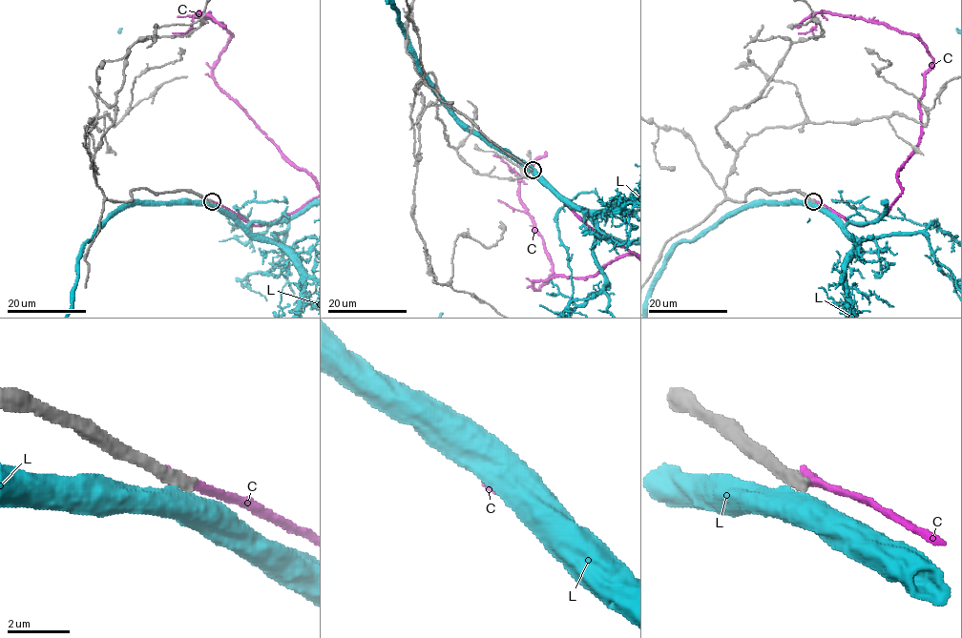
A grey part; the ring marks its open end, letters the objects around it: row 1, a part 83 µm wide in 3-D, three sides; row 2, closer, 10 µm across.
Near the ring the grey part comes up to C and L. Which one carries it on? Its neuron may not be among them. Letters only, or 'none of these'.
none of these

